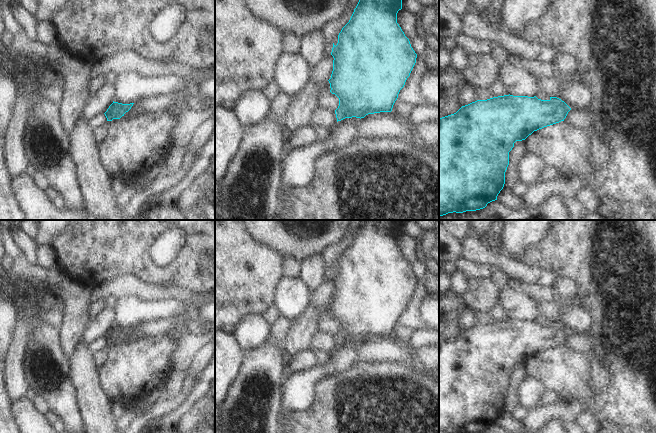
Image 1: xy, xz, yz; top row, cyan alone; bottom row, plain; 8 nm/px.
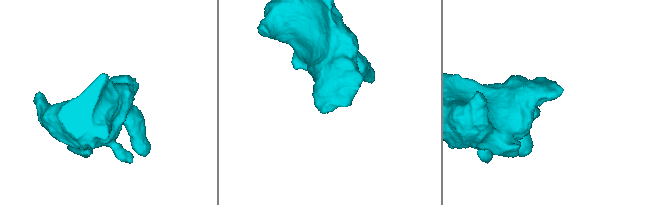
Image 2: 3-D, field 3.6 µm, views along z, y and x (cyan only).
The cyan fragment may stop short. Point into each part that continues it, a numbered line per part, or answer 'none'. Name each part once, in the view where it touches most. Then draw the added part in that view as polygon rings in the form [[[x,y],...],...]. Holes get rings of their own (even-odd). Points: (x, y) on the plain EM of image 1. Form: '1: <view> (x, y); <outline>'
none

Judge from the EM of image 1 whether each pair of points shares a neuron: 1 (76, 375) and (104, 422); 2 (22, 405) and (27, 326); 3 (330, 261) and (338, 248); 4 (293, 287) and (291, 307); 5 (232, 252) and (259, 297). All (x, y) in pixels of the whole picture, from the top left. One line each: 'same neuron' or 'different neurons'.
1: same neuron
2: different neurons
3: same neuron
4: same neuron
5: same neuron

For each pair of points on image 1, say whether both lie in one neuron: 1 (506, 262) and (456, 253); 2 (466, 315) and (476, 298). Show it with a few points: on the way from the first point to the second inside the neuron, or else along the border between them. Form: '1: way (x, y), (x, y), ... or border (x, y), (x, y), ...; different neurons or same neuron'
1: border (462, 240), (464, 257); different neurons
2: border (469, 307), (486, 312); different neurons

